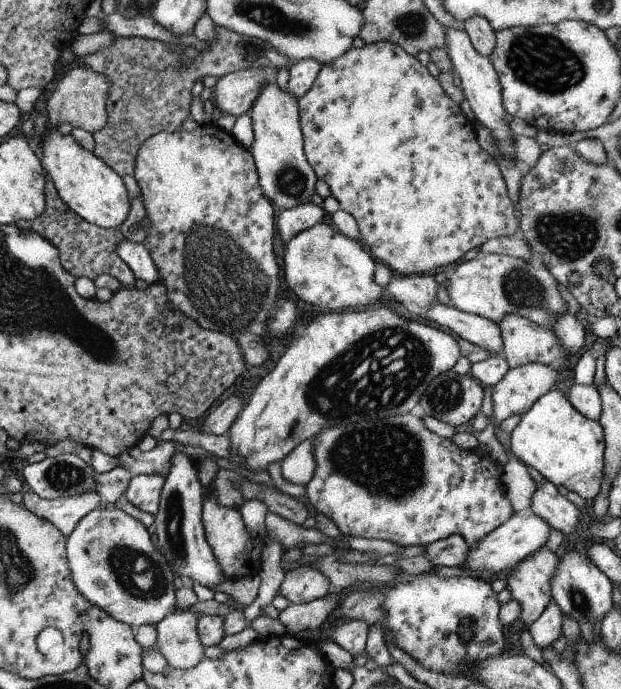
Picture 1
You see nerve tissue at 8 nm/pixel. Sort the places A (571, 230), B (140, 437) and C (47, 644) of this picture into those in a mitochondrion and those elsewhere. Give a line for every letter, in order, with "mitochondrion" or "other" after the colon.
A: mitochondrion
B: other
C: other

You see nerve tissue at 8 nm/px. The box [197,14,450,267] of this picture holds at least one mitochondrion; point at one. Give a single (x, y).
(288, 180)

